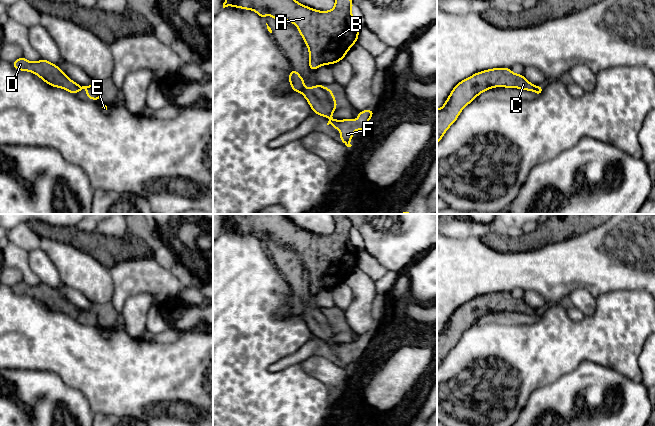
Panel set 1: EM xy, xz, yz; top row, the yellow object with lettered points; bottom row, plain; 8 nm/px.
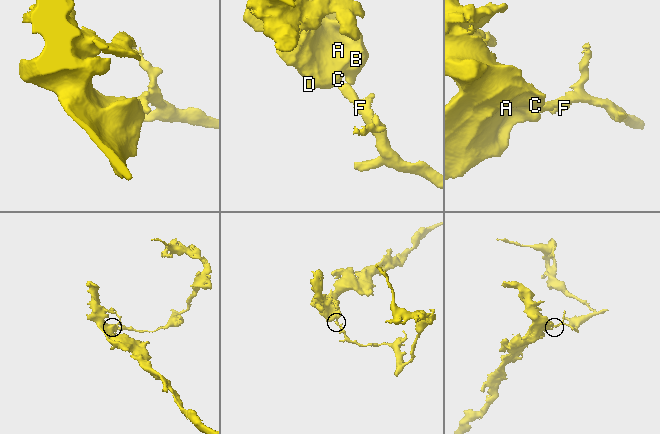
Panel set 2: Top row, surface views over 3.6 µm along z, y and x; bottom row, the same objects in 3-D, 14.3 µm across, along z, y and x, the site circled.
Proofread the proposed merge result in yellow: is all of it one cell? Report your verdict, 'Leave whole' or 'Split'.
Split

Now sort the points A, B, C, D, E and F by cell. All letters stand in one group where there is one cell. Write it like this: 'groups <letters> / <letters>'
groups A B C D E / F

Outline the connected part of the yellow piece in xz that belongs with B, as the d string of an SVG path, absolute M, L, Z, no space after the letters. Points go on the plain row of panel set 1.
M227 214L223 232L233 230L254 234L261 242L272 240L278 245L289 245L296 249L309 274L309 291L315 295L322 289L335 288L343 284L351 270L357 267L359 250L352 241L353 226L344 214L331 214L335 230L330 235L318 235L298 227L284 214Z

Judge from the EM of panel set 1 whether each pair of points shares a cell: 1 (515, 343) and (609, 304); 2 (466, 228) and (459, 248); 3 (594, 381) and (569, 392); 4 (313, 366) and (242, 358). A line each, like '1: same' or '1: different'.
1: same
2: different
3: same
4: different

